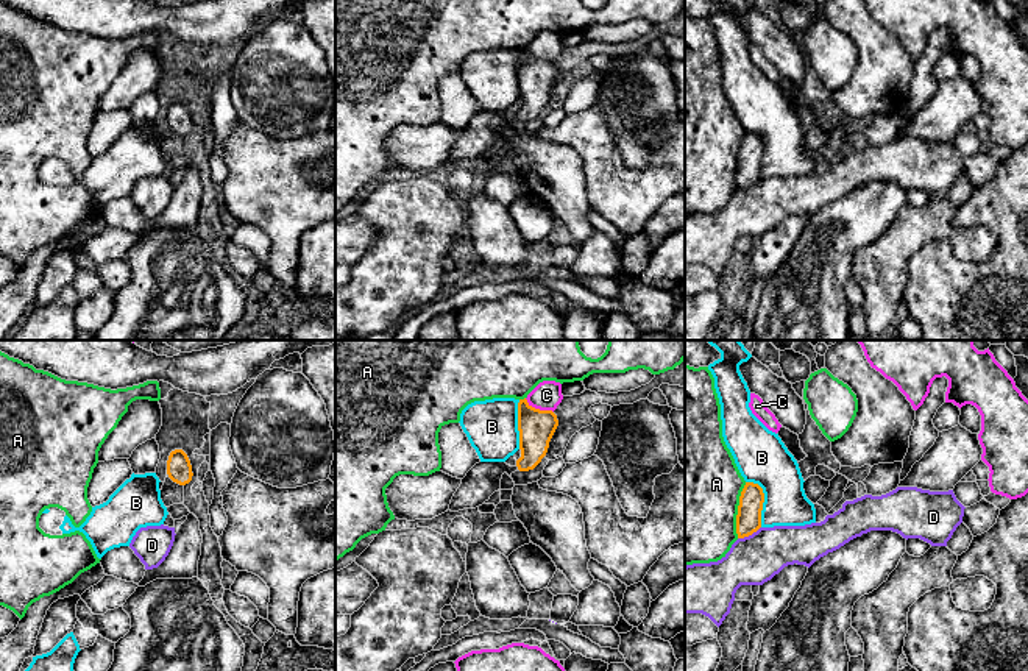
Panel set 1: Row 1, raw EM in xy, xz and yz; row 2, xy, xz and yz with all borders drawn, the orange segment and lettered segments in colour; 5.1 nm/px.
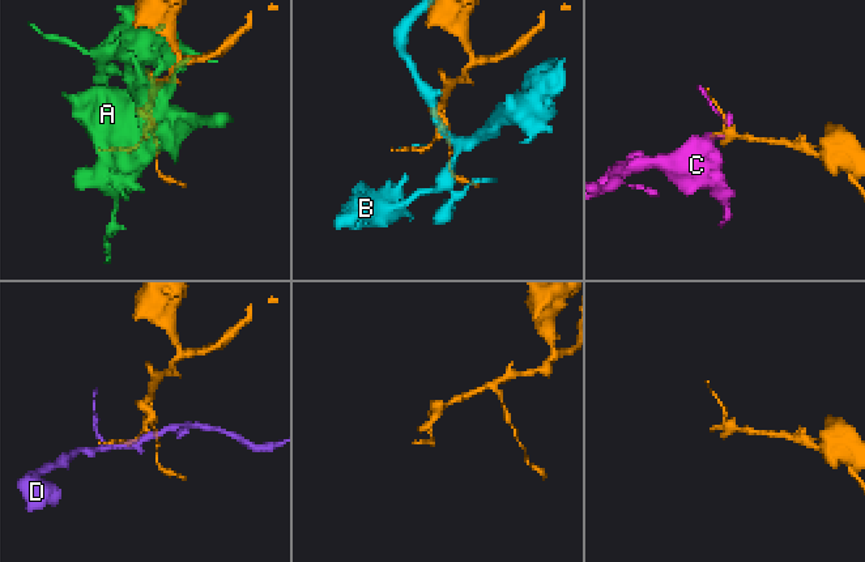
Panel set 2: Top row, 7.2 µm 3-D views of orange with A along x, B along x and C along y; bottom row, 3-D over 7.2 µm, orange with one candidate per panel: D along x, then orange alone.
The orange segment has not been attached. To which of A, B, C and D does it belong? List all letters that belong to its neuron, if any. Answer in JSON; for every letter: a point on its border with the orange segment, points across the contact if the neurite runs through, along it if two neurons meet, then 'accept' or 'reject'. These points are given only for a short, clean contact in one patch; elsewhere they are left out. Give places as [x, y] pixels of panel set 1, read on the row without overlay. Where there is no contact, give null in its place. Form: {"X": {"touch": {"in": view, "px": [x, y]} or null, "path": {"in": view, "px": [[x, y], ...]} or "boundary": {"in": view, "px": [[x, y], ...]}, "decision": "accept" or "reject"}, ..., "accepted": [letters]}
{"A": {"touch": {"in": "yz", "px": [738, 161]}, "decision": "reject"}, "B": {"touch": {"in": "yz", "px": [763, 150]}, "decision": "reject"}, "C": {"touch": {"in": "xz", "px": [538, 60]}, "decision": "reject"}, "D": {"touch": {"in": "yz", "px": [749, 184]}, "decision": "reject"}, "accepted": []}

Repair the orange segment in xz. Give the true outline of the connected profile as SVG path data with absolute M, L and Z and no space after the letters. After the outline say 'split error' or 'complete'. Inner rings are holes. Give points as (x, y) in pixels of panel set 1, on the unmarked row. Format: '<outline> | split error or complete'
M527 50L518 53L518 81L521 108L515 117L505 112L479 112L462 130L454 144L449 159L459 162L482 156L495 142L501 142L502 125L512 126L515 122L533 120L546 106L549 92L558 76L552 61L532 58Z | split error

